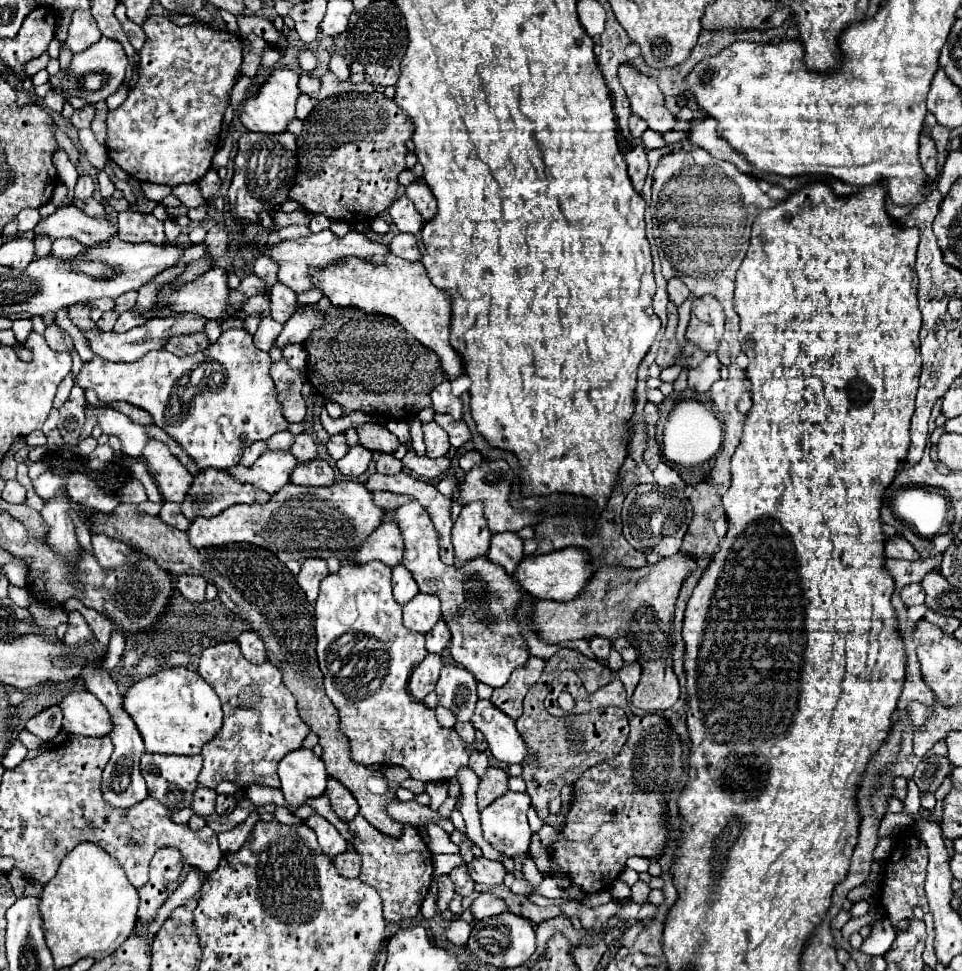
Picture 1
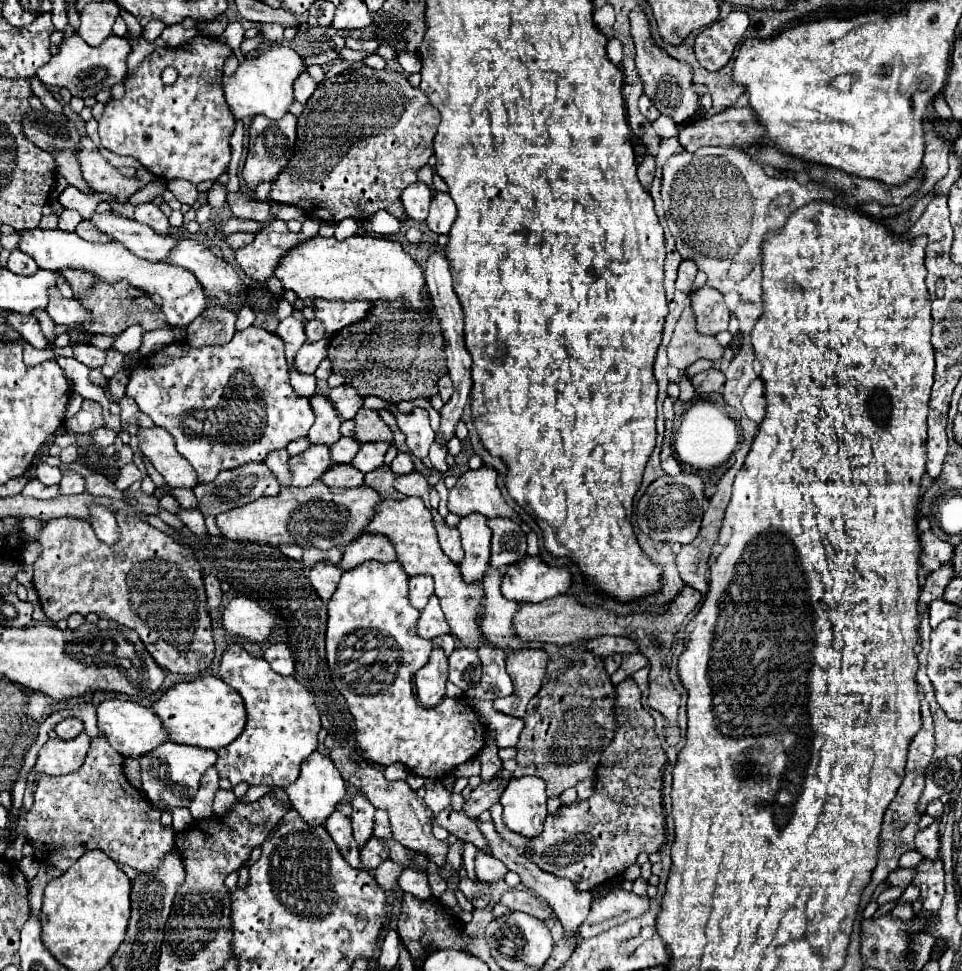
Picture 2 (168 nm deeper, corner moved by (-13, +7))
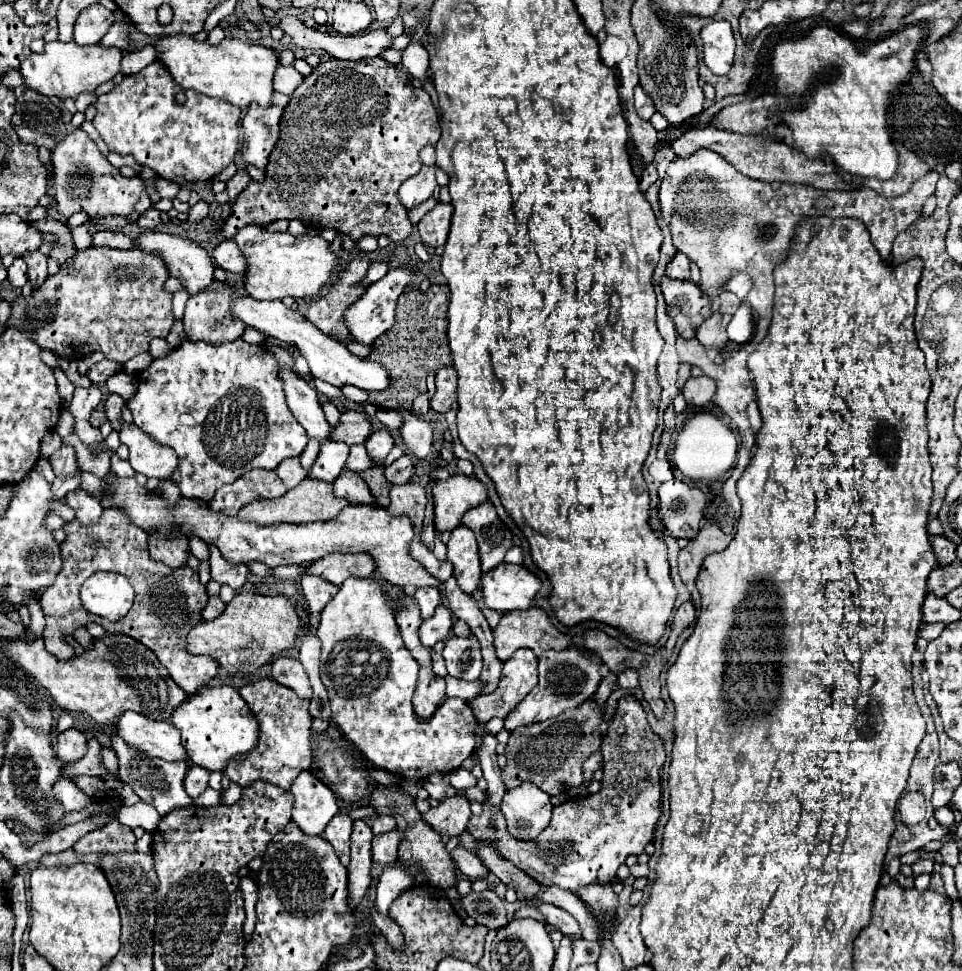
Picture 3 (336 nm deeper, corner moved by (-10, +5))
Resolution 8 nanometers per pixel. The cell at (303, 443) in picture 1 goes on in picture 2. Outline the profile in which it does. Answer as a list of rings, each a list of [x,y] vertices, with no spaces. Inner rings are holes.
[[[340,438],[336,444],[330,446],[330,456],[336,464],[350,464],[354,460],[354,454],[358,454],[360,442],[354,438]]]

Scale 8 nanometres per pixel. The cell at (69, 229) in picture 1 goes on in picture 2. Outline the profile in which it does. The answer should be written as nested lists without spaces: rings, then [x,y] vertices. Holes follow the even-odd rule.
[[[116,212],[94,214],[90,222],[98,226],[104,234],[110,234],[116,242],[126,246],[138,258],[146,258],[150,262],[166,262],[170,252],[174,250],[174,244],[182,240],[180,234],[156,234],[150,226],[122,218]]]

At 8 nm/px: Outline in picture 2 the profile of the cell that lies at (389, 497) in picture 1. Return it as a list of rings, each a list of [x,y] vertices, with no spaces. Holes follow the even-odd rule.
[[[380,466],[374,472],[368,472],[364,478],[364,484],[374,488],[382,498],[392,498],[392,500],[400,498],[402,500],[404,496],[394,490],[392,482],[394,482],[394,472],[388,466]]]

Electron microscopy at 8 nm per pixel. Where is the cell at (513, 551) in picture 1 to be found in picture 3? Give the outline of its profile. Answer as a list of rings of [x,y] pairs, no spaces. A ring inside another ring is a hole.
[[[485,502],[467,516],[463,516],[463,526],[469,526],[479,542],[479,558],[481,558],[481,570],[489,572],[491,568],[499,566],[505,558],[505,554],[513,548],[513,534],[511,530],[501,522],[491,502]]]

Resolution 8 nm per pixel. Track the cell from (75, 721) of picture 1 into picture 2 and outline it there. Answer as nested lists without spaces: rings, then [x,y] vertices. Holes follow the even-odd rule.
[[[104,700],[98,706],[98,728],[106,736],[110,746],[118,750],[124,758],[140,758],[168,740],[168,730],[164,728],[162,720],[152,712],[152,708],[140,706],[130,700]]]

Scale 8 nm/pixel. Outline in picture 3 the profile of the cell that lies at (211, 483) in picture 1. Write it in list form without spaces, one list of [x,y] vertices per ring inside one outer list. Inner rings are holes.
[[[253,470],[243,474],[233,484],[225,484],[207,502],[213,512],[235,516],[241,506],[259,498],[279,498],[287,492],[283,482],[273,470]]]

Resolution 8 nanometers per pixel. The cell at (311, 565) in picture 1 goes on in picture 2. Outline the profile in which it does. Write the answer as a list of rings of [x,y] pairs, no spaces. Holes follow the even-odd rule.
[[[316,564],[310,570],[310,584],[314,586],[316,594],[322,598],[322,602],[328,602],[332,598],[332,594],[338,588],[342,570],[336,564]]]

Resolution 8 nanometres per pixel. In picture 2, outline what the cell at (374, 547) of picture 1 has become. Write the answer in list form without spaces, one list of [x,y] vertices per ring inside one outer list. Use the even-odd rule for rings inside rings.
[[[362,534],[354,542],[350,542],[344,548],[344,556],[340,560],[342,570],[352,570],[360,566],[366,560],[376,560],[376,562],[392,562],[396,560],[394,546],[386,536],[378,534]]]

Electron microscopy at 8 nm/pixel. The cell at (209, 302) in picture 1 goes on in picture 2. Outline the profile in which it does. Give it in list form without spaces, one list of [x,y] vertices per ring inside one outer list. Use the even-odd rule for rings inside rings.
[[[34,228],[34,230],[20,232],[18,250],[32,256],[36,260],[36,264],[44,270],[58,272],[58,270],[64,270],[66,266],[72,266],[78,270],[86,270],[86,272],[102,278],[104,282],[128,280],[134,288],[146,292],[146,294],[158,294],[164,300],[162,312],[164,312],[168,324],[172,324],[172,326],[188,326],[210,304],[210,298],[202,292],[202,286],[196,282],[196,278],[194,278],[194,274],[190,274],[190,270],[178,268],[174,264],[142,260],[142,258],[130,254],[130,250],[126,250],[118,242],[92,244],[92,242],[78,238],[76,232],[62,232],[58,228],[56,230]]]

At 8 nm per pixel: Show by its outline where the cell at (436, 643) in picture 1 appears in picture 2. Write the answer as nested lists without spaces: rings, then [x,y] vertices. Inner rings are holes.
[[[442,634],[442,636],[434,638],[434,644],[438,644],[444,650],[446,656],[450,656],[454,652],[454,648],[456,648],[456,642],[454,642],[454,636],[452,634]]]

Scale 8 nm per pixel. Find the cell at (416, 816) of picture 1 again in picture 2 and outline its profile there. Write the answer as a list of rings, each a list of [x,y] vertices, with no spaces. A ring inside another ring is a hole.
[[[446,808],[442,810],[438,816],[436,816],[438,824],[442,828],[446,828],[450,834],[458,836],[460,840],[464,842],[470,842],[474,844],[476,848],[480,848],[482,852],[488,852],[490,854],[490,846],[486,846],[486,838],[482,838],[482,832],[478,830],[478,824],[474,820],[470,820],[466,814],[462,812],[456,812],[452,808]]]

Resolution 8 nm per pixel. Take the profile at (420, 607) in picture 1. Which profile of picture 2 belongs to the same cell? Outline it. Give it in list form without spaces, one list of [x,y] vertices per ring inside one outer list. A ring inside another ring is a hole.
[[[436,596],[430,598],[430,602],[426,604],[426,608],[422,610],[422,616],[418,620],[418,636],[420,638],[426,638],[426,640],[432,640],[440,634],[446,634],[450,632],[450,626],[446,622],[446,616],[440,608],[440,600]]]

